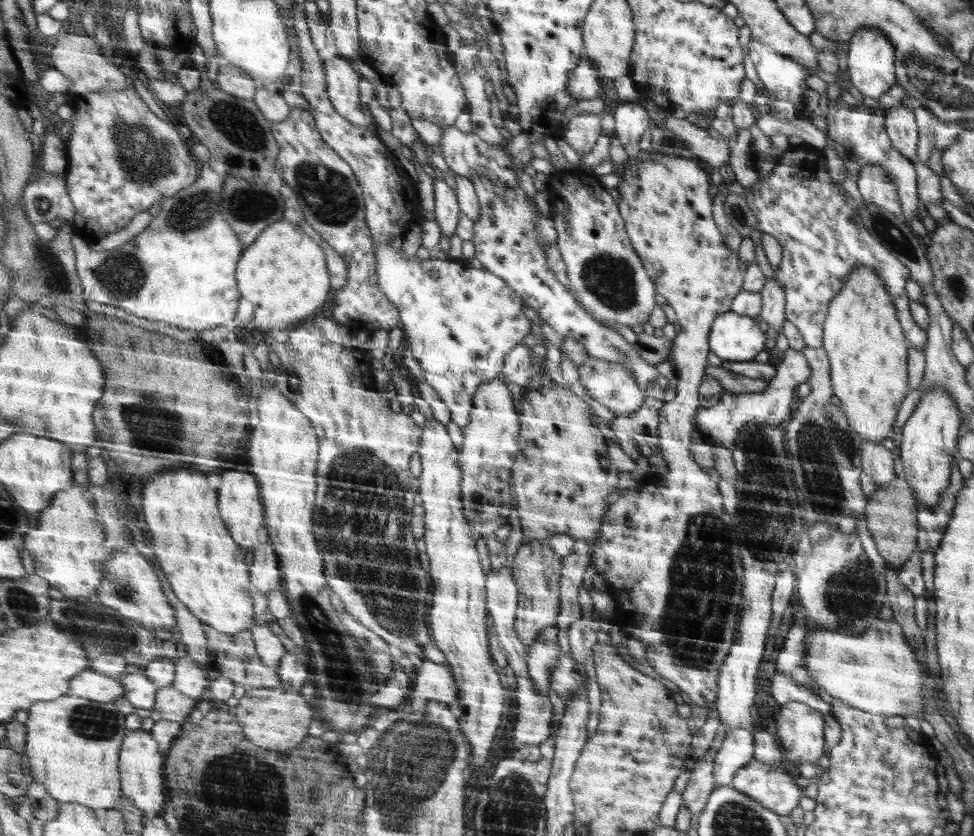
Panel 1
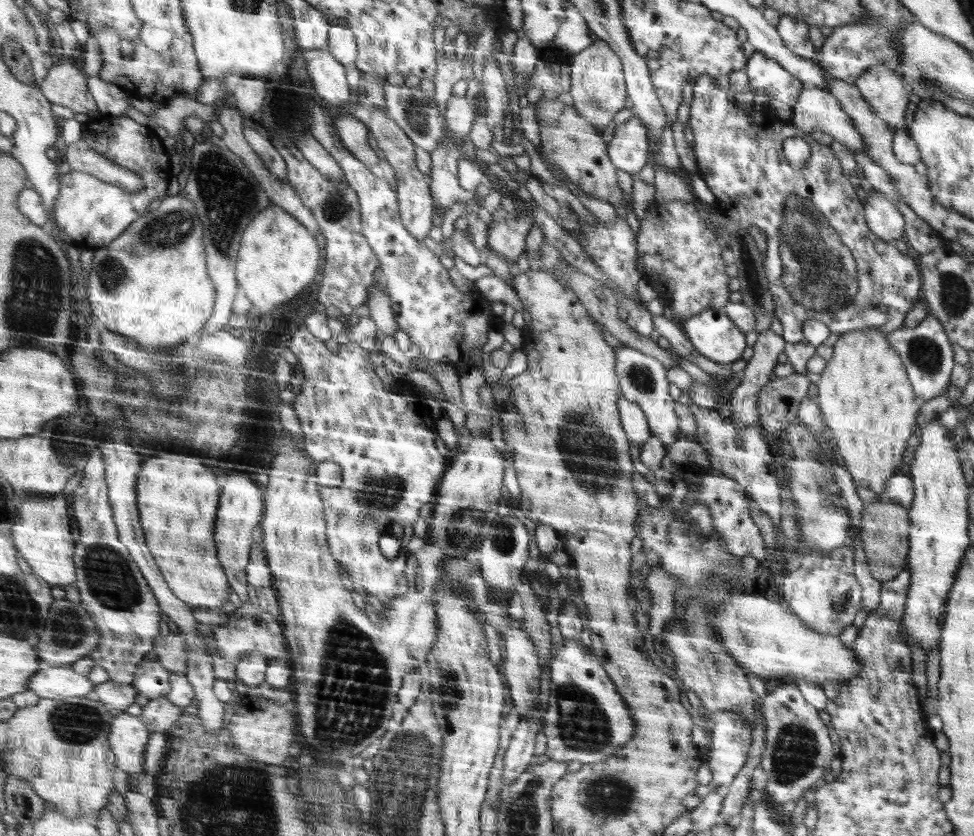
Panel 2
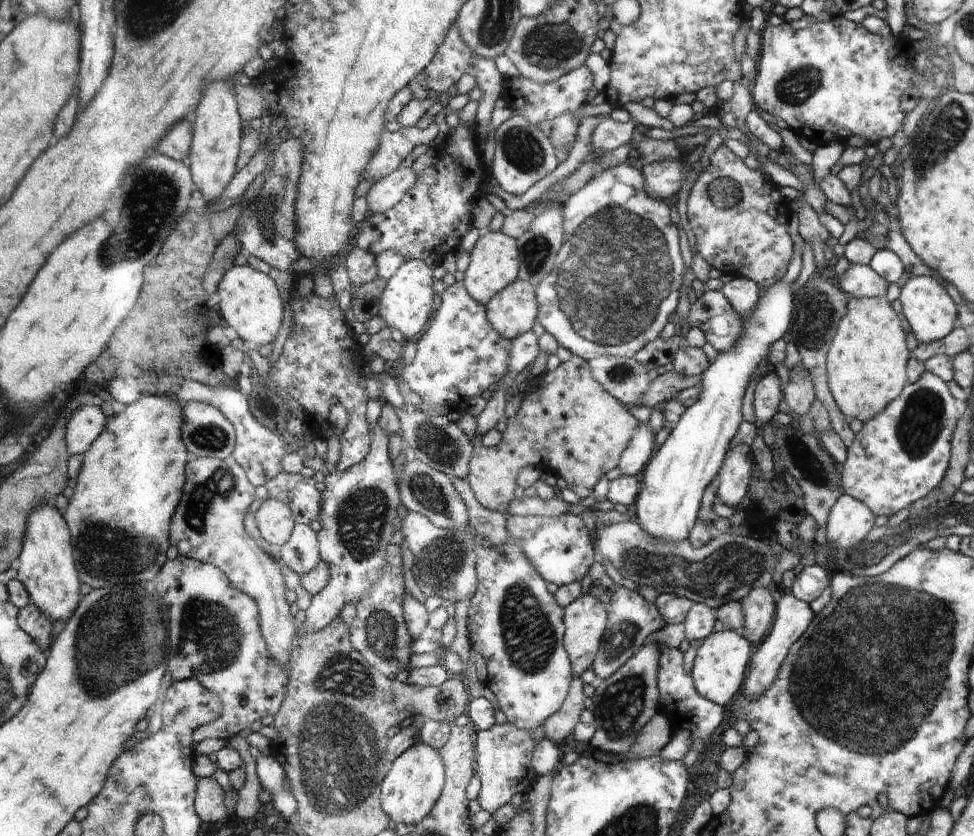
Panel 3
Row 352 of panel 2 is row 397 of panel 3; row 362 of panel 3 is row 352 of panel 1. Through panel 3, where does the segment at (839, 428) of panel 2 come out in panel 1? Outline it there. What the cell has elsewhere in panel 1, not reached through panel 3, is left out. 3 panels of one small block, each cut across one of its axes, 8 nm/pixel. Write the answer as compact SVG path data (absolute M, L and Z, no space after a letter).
M857 266L845 280L841 292L831 300L829 312L823 324L823 346L829 356L831 366L831 386L841 398L843 414L849 422L849 426L865 440L881 442L883 438L893 438L893 426L897 420L897 410L901 410L901 402L905 400L909 392L909 372L905 372L905 356L907 344L905 344L903 328L897 320L897 310L893 306L893 300L877 276L877 272L871 266Z

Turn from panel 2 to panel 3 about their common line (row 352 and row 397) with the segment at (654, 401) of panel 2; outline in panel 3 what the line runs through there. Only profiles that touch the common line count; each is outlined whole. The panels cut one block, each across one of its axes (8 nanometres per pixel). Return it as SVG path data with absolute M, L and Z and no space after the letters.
M597 356L587 364L601 390L605 390L611 398L629 406L641 406L641 400L645 392L649 392L651 384L645 366L637 364L633 358L611 356Z

